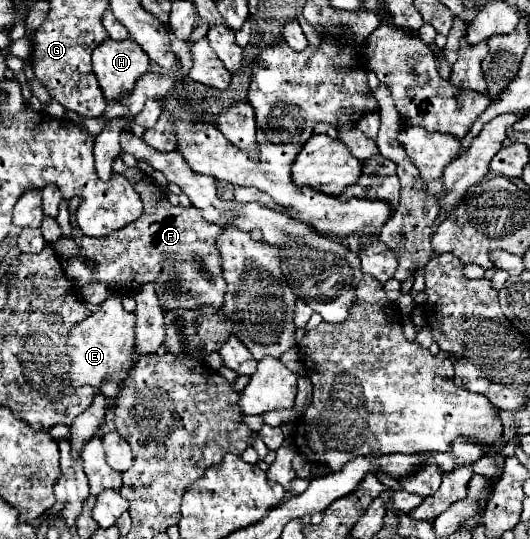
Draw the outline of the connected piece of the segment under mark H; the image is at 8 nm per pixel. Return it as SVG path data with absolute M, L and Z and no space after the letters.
M106 39L92 53L92 67L108 99L120 99L130 93L136 79L148 73L148 55L132 39Z

